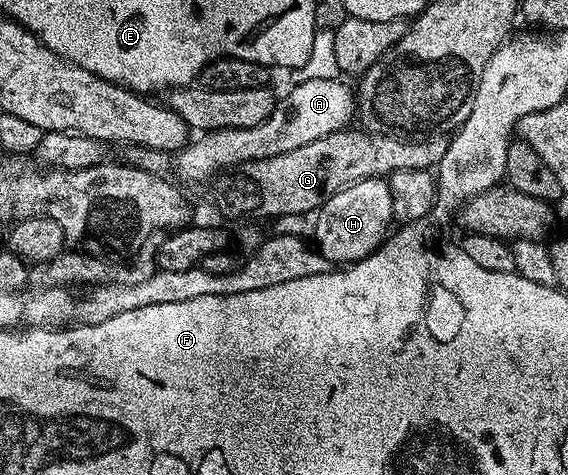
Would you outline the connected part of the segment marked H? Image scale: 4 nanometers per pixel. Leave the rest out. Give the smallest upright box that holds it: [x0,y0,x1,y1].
[314,177,393,267]

